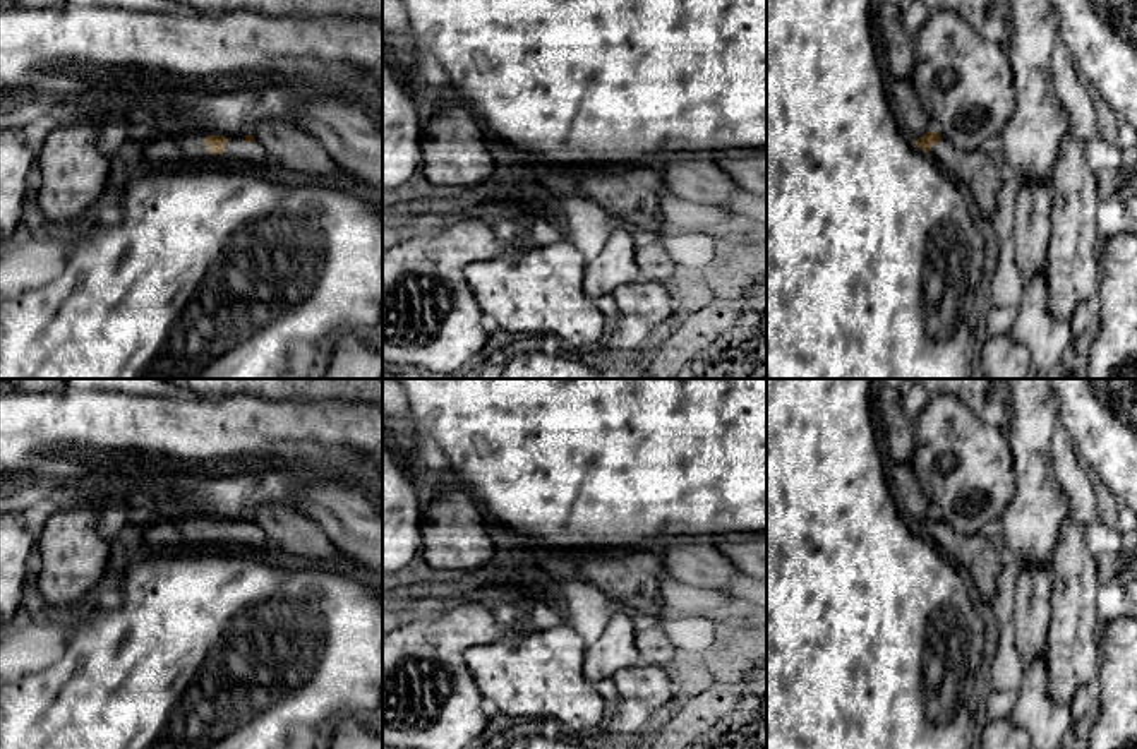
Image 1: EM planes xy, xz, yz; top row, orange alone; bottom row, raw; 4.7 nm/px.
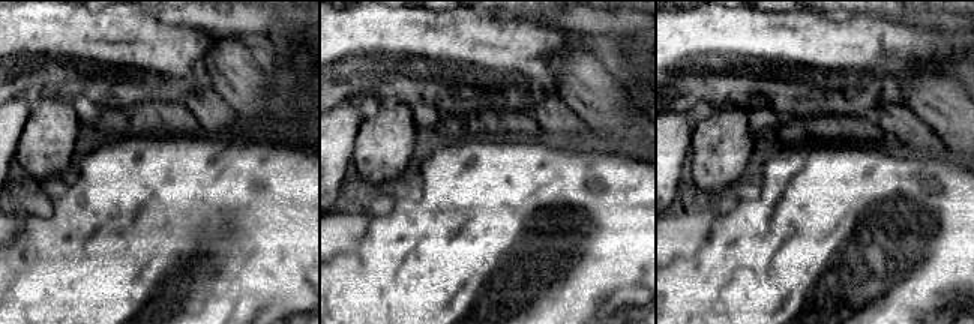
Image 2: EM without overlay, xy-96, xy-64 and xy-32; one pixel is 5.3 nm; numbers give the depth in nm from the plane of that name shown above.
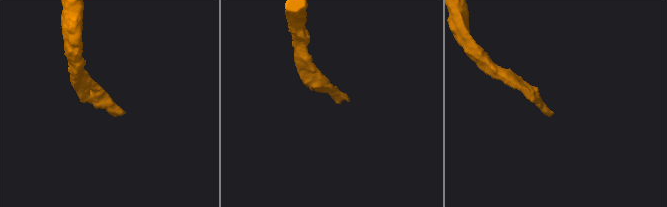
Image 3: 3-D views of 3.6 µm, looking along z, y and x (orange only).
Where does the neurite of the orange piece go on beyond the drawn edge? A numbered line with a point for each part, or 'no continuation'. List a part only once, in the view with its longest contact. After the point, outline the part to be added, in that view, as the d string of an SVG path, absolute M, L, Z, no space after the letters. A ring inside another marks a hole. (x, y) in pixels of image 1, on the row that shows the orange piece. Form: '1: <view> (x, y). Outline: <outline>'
1: xy (240, 153). Outline: M244 135L232 137L223 154L208 154L208 159L257 171L264 171L271 163L268 151L257 141L247 142Z

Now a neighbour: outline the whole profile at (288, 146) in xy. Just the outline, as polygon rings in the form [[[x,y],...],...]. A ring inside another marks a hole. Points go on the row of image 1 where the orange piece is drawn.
[[[261,122],[254,130],[254,139],[268,151],[271,161],[281,165],[293,173],[309,180],[345,180],[357,182],[348,177],[341,166],[326,153],[322,144],[310,134],[285,122]]]

